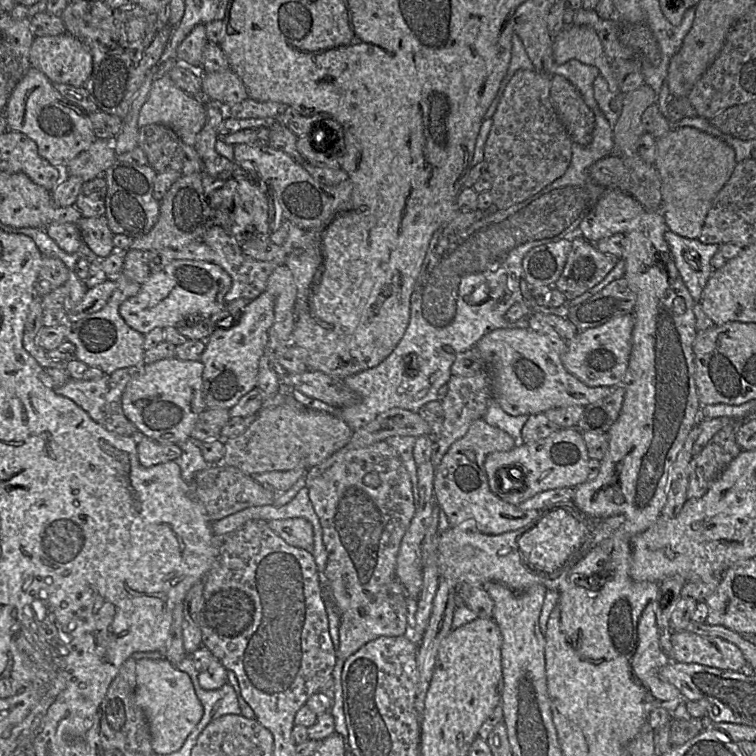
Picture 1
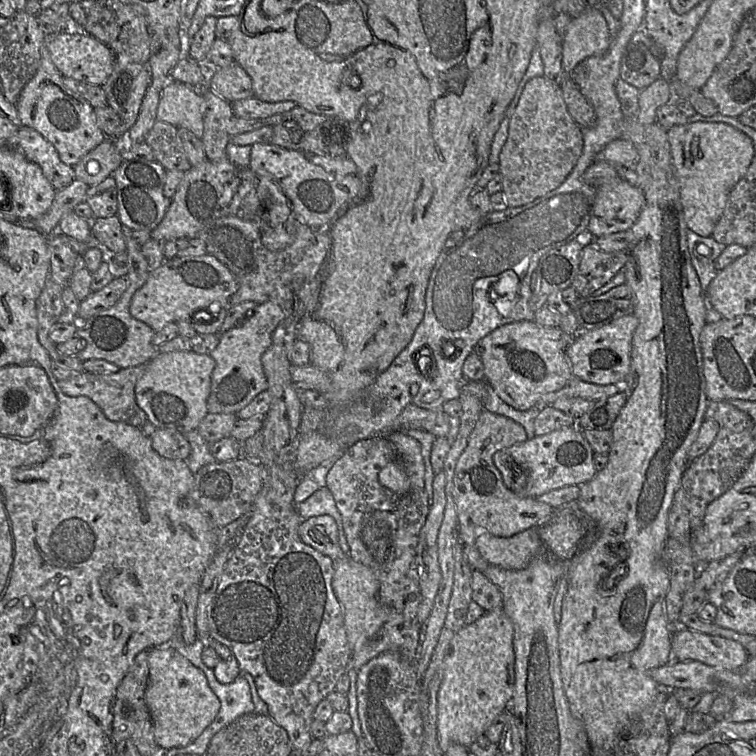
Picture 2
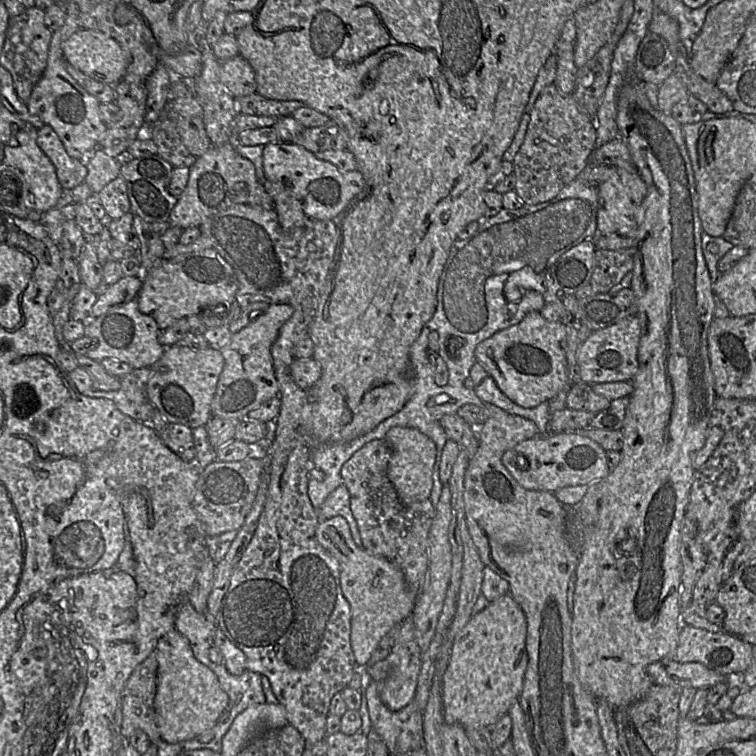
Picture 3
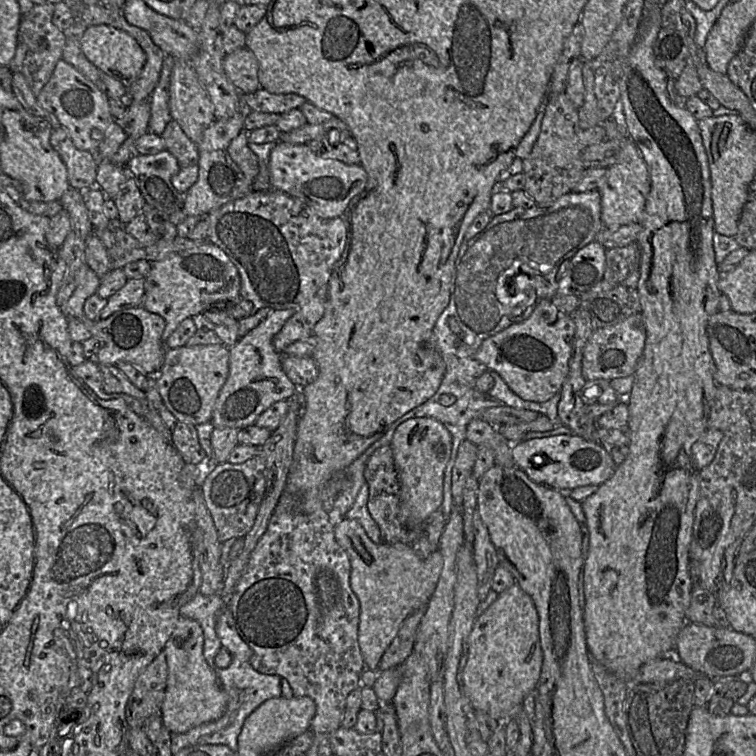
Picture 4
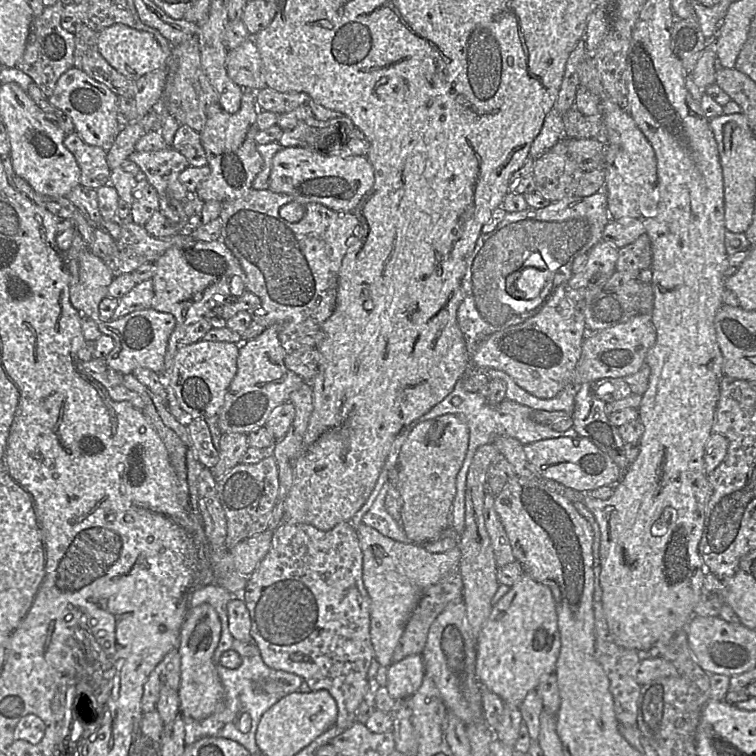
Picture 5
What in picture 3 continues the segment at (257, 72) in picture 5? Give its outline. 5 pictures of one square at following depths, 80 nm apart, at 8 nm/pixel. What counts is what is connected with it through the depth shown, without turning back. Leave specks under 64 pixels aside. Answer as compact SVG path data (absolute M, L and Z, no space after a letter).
M240 54L220 63L219 78L225 89L234 98L256 92L254 69Z

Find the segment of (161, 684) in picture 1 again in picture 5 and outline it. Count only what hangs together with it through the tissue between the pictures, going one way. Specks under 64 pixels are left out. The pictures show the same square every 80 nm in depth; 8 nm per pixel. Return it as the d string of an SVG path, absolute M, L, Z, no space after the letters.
M209 604L190 609L181 626L178 652L181 659L181 681L179 687L180 713L186 720L202 720L217 712L223 702L224 689L213 664L213 654L219 644L221 625L217 612Z

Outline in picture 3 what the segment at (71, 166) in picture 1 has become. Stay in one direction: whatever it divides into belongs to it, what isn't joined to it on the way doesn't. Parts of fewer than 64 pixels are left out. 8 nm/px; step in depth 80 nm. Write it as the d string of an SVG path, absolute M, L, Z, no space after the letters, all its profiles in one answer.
M100 147L85 161L88 169L85 183L94 194L99 193L109 182L120 176L122 159L111 156Z

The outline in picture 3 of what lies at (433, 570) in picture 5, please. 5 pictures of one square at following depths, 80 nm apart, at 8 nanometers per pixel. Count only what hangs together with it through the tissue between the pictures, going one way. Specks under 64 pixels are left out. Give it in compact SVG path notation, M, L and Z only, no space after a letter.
M336 516L320 522L316 530L316 539L340 565L340 586L351 610L351 648L357 665L365 666L381 639L413 612L416 596L408 588L402 570L395 563L370 554L355 543L345 518Z

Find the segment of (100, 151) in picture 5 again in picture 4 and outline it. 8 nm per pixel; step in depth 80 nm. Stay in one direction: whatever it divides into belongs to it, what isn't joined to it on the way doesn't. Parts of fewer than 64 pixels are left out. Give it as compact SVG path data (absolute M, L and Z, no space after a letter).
M61 127L53 130L50 143L67 168L71 188L89 189L96 185L98 163L103 159L99 151L94 151L93 154L77 149Z

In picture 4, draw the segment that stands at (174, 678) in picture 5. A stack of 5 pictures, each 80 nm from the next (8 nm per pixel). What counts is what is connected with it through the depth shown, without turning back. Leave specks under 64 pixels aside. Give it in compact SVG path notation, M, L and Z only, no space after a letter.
M164 653L152 660L136 677L126 708L128 730L144 728L150 741L156 740L162 729L161 708L168 680Z

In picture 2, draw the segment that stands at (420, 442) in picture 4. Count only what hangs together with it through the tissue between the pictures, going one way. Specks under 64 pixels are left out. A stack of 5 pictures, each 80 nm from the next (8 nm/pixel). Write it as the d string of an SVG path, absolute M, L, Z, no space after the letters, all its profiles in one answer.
M394 431L386 437L396 448L398 460L384 467L379 482L398 494L406 494L411 486L425 488L425 463L421 444L403 431Z

